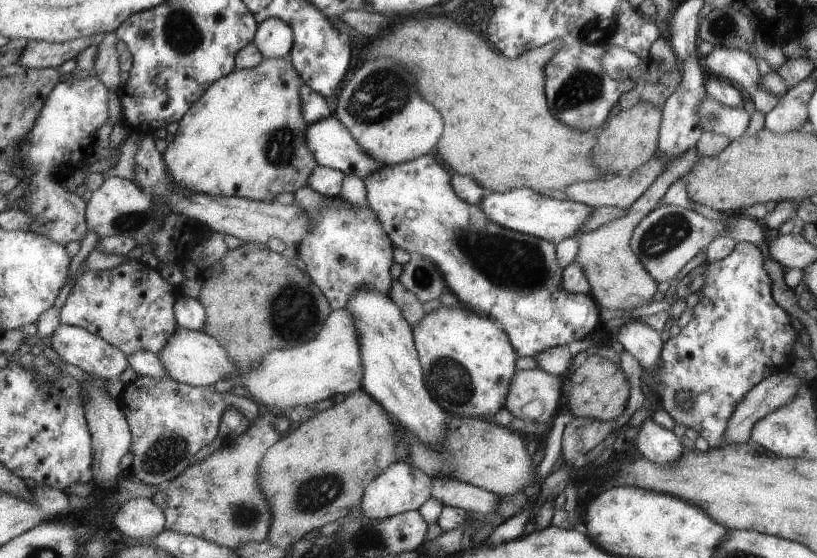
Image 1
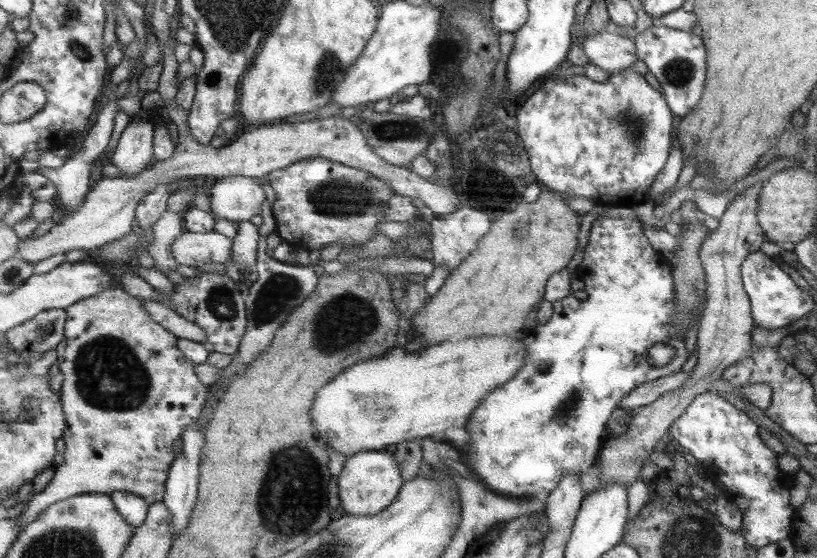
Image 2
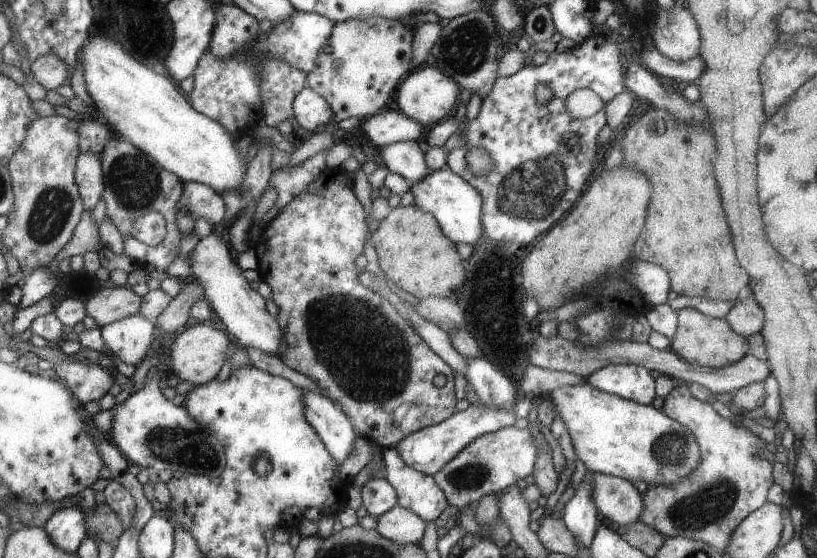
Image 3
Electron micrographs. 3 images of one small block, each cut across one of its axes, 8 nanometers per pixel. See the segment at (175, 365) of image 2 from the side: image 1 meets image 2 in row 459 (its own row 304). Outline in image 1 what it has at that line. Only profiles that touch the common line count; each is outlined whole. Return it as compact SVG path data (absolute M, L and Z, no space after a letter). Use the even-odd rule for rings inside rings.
M125 260L118 267L79 274L59 311L59 322L83 326L85 330L120 348L127 356L137 350L145 350L157 355L167 344L169 336L175 332L176 316L173 316L173 302L175 302L173 288L157 274L157 268L149 268L140 260Z

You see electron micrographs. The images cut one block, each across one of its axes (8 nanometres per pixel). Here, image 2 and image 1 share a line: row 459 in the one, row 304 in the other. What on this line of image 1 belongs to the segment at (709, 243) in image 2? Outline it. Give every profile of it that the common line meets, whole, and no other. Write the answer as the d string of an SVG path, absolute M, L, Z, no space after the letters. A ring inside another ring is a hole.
M695 147L687 148L681 156L677 156L667 164L667 168L662 170L645 192L629 206L625 216L578 236L578 250L574 261L581 266L581 270L584 270L585 278L588 279L591 287L590 293L593 294L595 302L601 306L601 310L623 310L628 315L633 308L645 306L655 294L658 282L655 282L652 275L645 270L644 266L641 266L640 259L631 249L632 230L650 210L658 205L671 183L691 170L697 158Z

